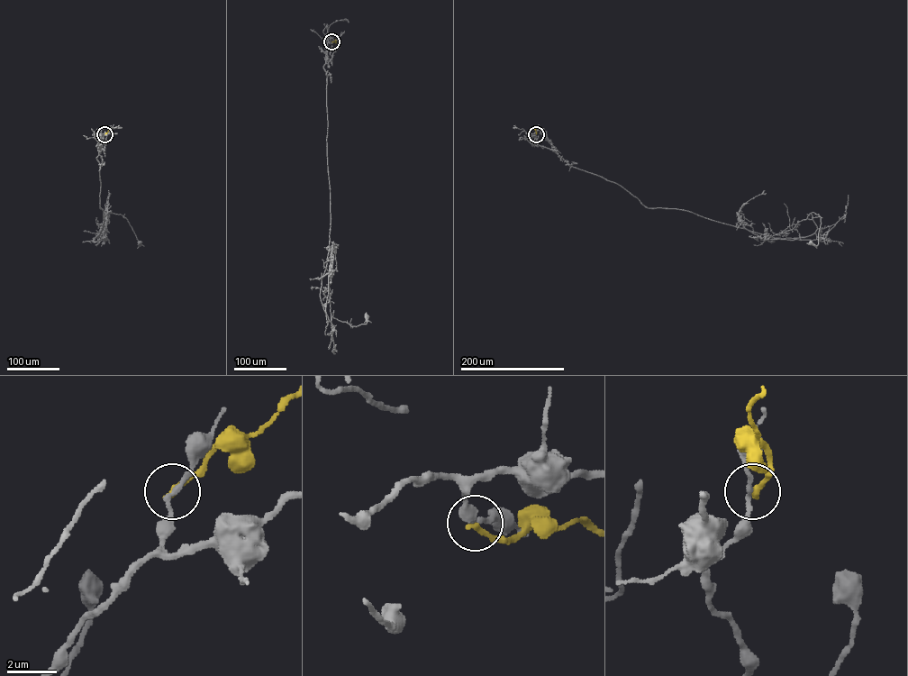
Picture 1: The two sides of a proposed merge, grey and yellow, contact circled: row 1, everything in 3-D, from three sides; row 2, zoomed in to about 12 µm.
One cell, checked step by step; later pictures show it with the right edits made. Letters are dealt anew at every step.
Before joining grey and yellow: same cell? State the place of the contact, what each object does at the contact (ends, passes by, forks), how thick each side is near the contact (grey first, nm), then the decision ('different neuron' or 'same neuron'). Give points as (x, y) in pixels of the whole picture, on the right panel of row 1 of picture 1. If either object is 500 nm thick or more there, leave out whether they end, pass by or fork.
(536, 134) | grey passes by | yellow ends | 180/240 nm | different neuron

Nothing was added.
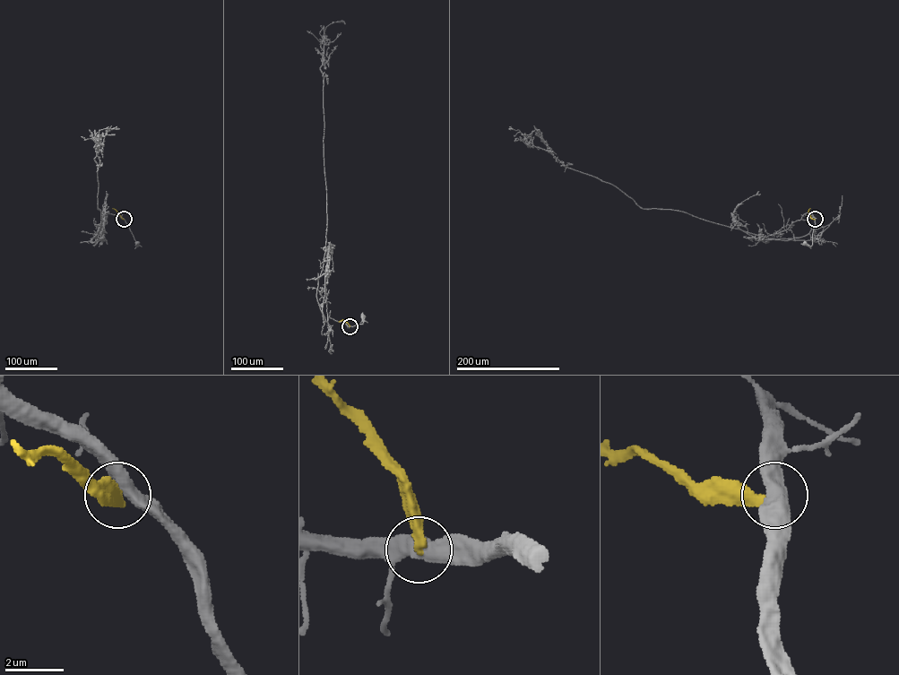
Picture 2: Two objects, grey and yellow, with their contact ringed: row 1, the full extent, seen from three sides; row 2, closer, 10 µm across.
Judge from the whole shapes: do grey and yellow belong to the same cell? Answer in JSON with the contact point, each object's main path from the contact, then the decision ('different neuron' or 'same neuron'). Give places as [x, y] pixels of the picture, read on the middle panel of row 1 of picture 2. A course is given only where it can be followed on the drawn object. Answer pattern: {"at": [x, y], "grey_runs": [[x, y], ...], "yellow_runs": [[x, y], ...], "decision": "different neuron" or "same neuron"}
{"at": [350, 326], "grey_runs": [[350, 326], [363, 324], [362, 315]], "yellow_runs": [[350, 326], [342, 319], [339, 322]], "decision": "different neuron"}

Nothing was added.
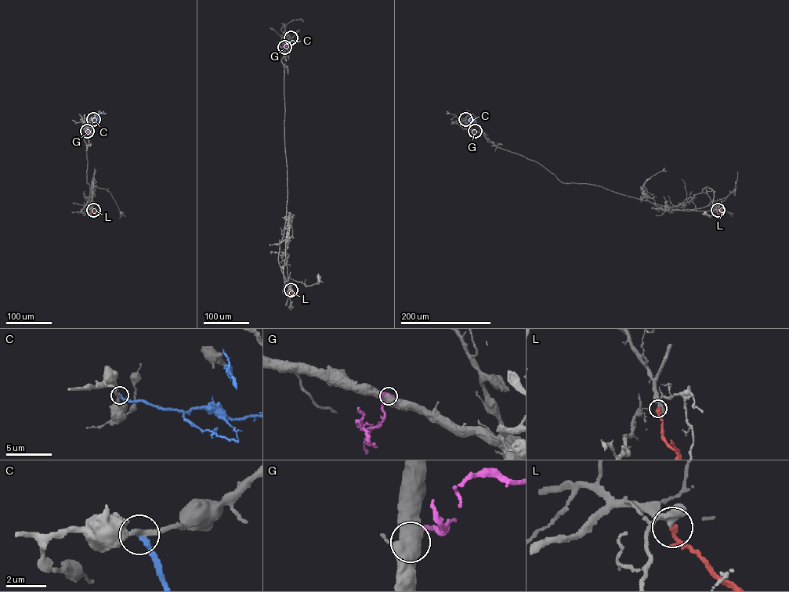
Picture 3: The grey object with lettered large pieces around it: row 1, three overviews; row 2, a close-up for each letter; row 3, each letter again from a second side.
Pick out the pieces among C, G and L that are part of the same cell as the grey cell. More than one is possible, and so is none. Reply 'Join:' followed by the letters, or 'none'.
Join: L

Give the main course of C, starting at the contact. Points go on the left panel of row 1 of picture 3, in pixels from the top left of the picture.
C: (93, 119), (97, 121), (99, 110)

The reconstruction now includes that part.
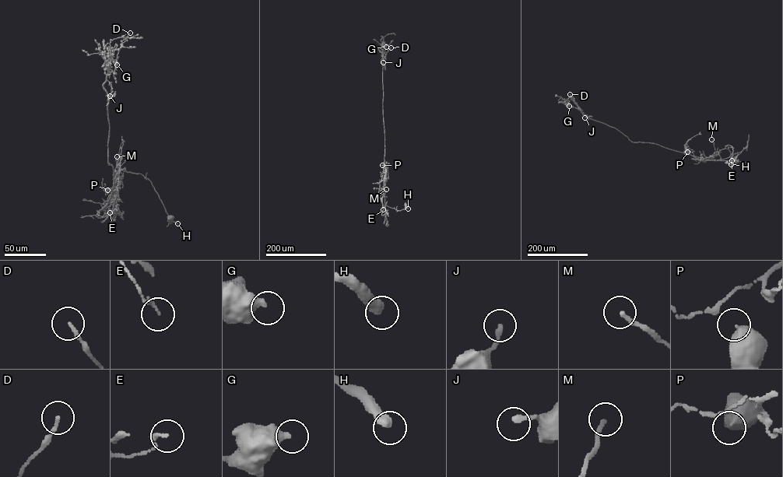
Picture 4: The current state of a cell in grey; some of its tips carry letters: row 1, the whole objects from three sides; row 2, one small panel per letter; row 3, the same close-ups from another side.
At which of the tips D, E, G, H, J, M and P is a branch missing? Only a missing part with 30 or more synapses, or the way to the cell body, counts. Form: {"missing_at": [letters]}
{"missing_at": []}

